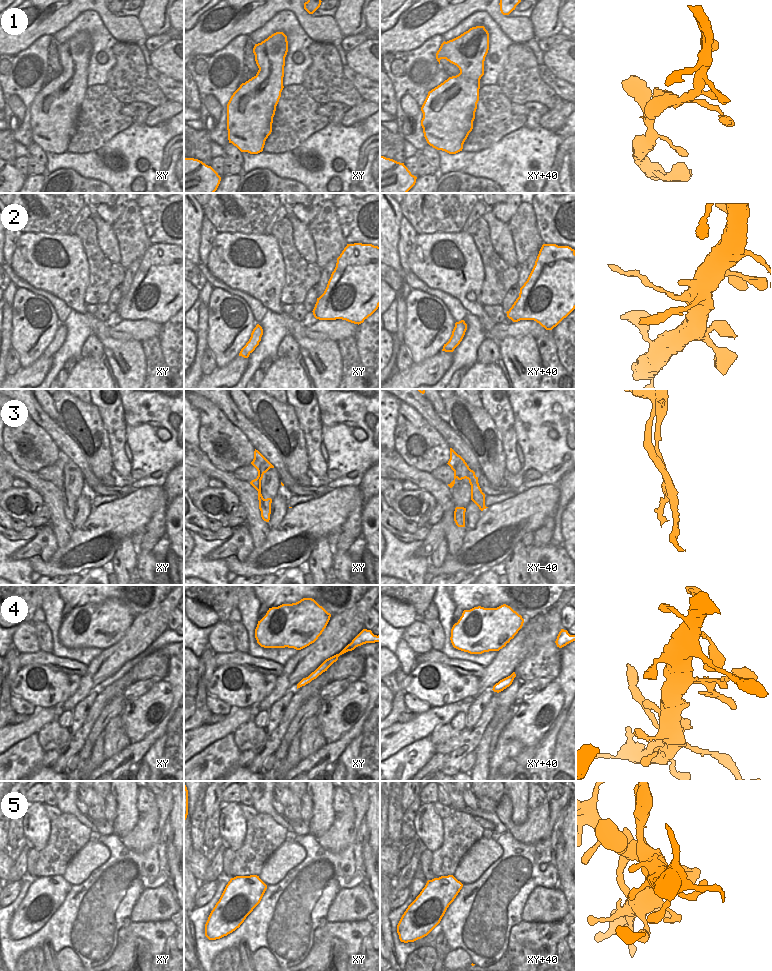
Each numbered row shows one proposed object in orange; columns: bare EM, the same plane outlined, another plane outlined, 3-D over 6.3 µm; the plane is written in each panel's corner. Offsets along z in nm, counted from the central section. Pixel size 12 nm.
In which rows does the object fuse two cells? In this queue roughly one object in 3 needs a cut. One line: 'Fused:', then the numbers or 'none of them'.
Fused: 2, 3

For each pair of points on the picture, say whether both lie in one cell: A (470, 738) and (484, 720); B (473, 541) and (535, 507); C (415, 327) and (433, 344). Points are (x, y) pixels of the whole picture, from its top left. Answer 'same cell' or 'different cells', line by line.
A: same cell
B: same cell
C: same cell

